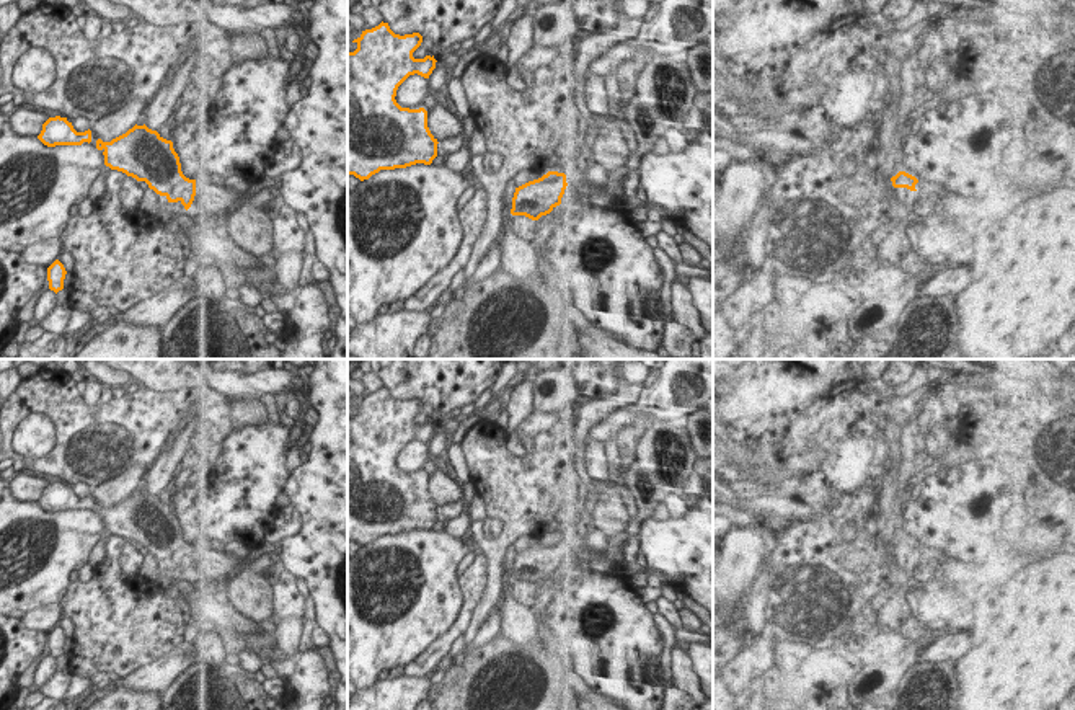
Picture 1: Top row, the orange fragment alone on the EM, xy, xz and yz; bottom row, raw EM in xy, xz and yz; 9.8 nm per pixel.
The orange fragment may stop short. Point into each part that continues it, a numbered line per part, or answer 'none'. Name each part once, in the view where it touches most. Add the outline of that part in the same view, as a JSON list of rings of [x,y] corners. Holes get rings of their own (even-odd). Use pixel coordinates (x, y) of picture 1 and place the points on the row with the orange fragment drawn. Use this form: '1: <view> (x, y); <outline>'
1: xz (575, 196); [[[581,183],[566,186],[561,197],[561,206],[566,207],[581,207],[586,204],[586,188]]]

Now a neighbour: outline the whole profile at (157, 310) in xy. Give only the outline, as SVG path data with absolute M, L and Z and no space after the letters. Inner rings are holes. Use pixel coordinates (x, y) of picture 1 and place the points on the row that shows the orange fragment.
M188 271L168 289L153 297L137 304L124 313L119 313L114 322L121 320L139 326L165 328L171 317L175 317L189 300L196 297L196 286Z

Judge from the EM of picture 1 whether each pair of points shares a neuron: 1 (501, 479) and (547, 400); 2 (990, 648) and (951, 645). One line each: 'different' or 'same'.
1: different
2: different

